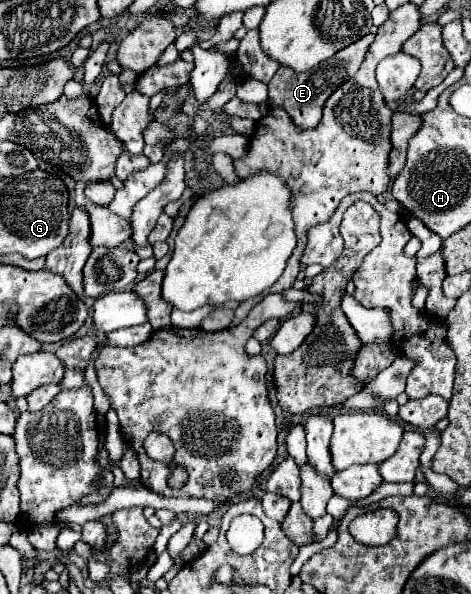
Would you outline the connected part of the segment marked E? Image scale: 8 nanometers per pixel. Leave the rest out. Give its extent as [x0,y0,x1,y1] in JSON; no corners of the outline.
[269,34,375,130]

